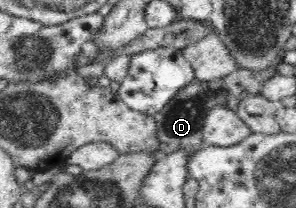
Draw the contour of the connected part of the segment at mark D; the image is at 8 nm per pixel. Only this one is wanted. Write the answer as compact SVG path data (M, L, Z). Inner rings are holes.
M275 66L268 67L268 69L260 71L260 73L250 69L237 69L223 79L212 81L194 79L192 83L186 84L160 113L153 115L157 122L161 155L175 153L179 150L192 155L201 148L206 147L203 144L202 127L204 127L203 121L206 119L208 111L212 111L214 107L220 105L236 110L242 99L246 99L250 95L261 95L264 81L268 81L270 77L274 77L276 74L278 74L278 70L276 70Z

